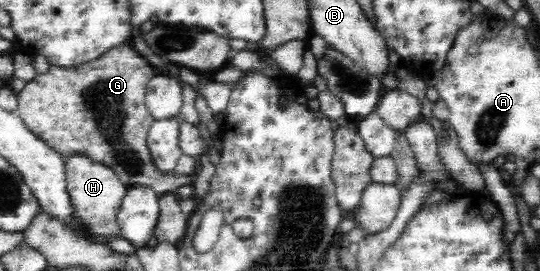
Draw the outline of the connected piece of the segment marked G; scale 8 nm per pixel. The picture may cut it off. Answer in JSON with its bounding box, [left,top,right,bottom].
[16,44,174,196]

